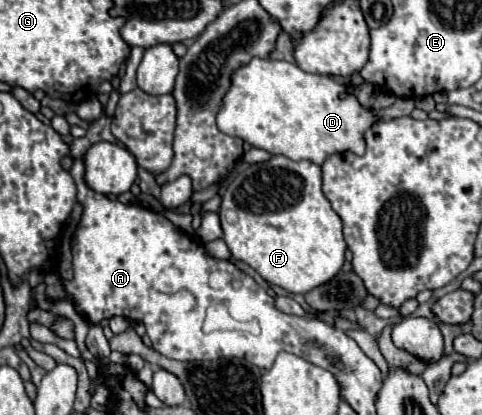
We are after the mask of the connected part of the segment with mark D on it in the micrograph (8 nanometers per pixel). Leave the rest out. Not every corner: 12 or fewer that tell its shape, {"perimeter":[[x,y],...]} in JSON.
{"perimeter":[[287,61],[237,69],[217,127],[319,165],[379,113]]}

